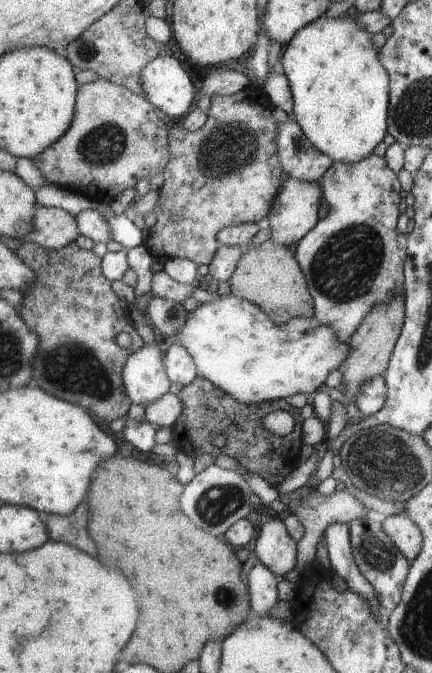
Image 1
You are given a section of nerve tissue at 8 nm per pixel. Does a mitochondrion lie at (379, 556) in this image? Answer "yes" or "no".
yes

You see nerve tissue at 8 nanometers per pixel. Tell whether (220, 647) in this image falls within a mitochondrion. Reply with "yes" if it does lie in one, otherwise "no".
no

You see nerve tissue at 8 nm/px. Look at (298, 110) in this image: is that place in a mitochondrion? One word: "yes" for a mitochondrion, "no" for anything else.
no

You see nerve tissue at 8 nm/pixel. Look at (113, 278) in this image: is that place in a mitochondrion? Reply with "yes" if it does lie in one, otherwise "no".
no

